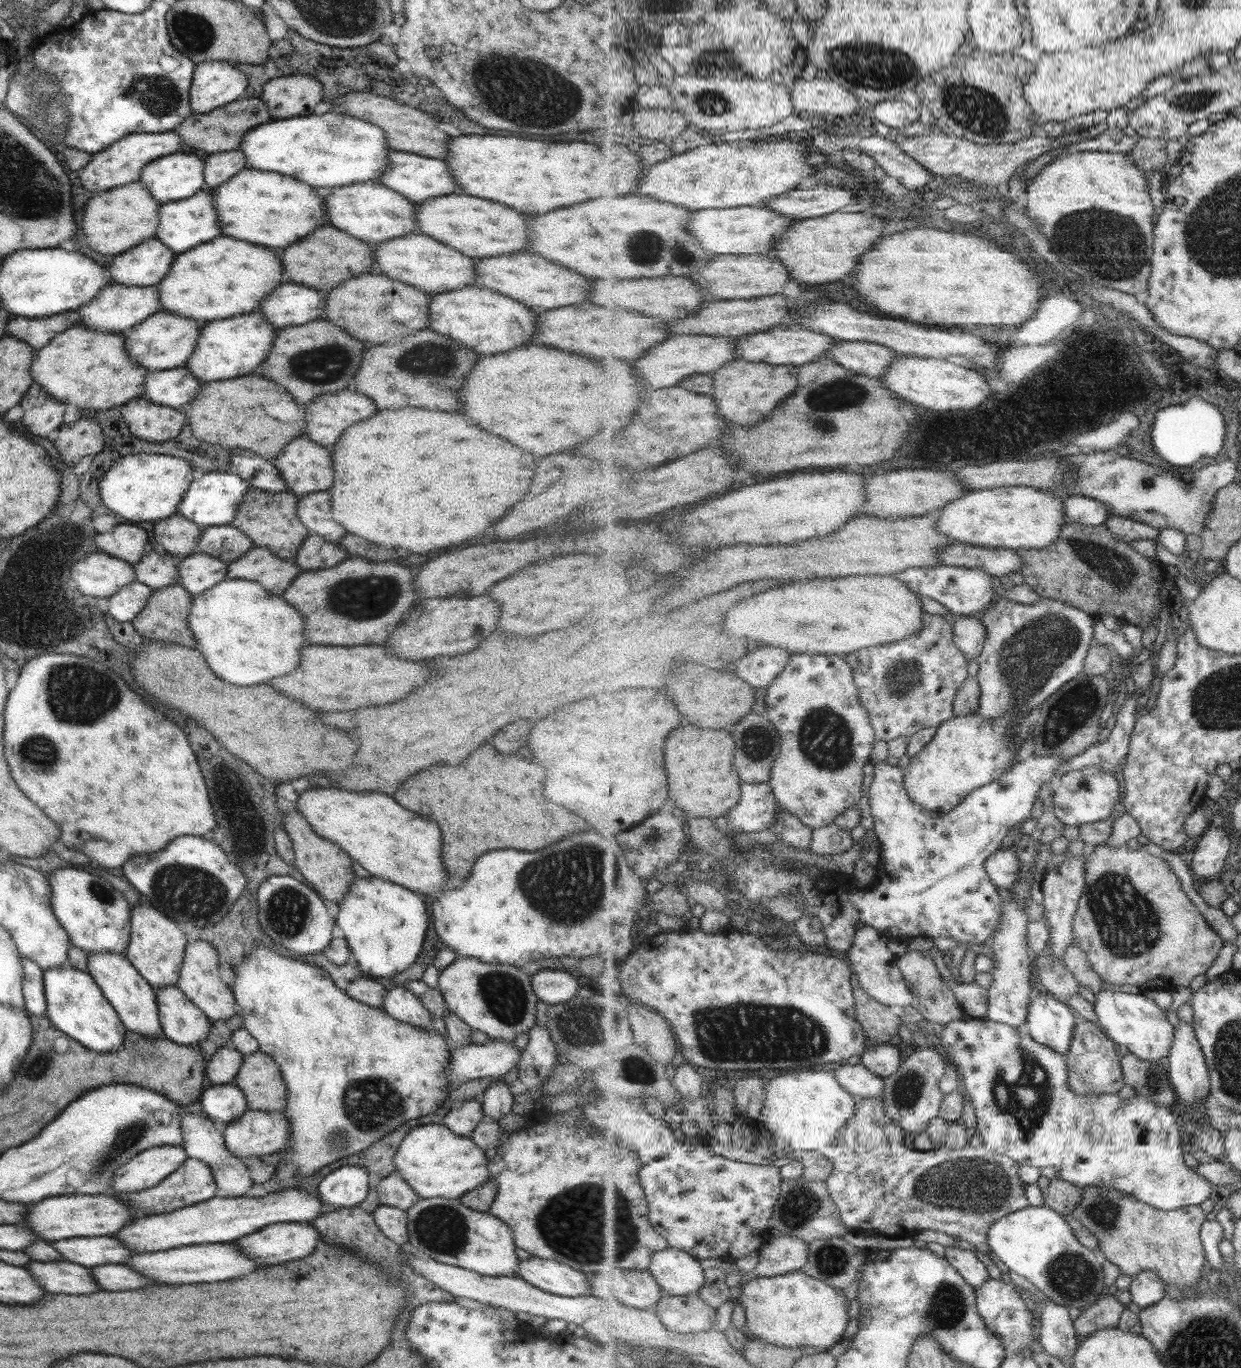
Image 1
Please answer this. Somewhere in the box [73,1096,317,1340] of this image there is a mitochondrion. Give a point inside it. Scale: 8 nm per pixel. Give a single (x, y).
(126, 1138)

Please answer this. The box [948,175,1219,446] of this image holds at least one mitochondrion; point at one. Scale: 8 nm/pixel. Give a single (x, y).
(1119, 242)

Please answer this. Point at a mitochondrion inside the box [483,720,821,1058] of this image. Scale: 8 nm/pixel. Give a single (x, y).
(567, 898)

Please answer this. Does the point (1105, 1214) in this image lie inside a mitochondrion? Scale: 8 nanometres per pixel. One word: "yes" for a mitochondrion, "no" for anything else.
yes

